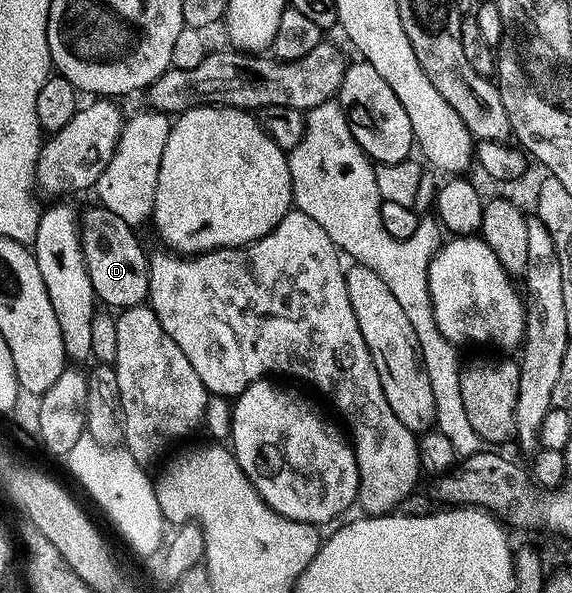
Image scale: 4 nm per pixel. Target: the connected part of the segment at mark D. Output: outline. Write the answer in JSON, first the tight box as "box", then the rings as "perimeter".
{"box":[79,206,149,310],"perimeter":[[[94,206],[89,208],[79,220],[81,230],[81,249],[85,255],[85,264],[89,267],[91,274],[91,286],[94,297],[105,304],[110,304],[110,309],[124,310],[136,308],[146,303],[149,295],[149,256],[141,249],[141,244],[137,241],[134,225],[123,222],[119,214],[111,214],[111,210]]]}

